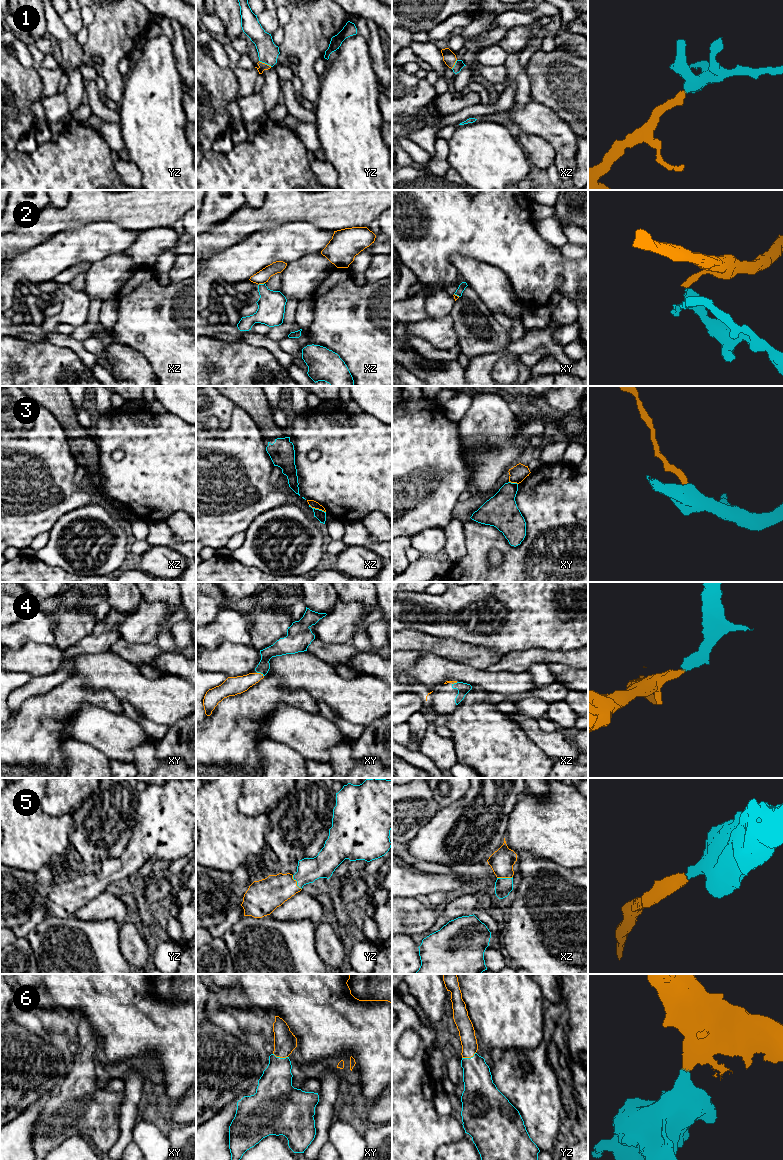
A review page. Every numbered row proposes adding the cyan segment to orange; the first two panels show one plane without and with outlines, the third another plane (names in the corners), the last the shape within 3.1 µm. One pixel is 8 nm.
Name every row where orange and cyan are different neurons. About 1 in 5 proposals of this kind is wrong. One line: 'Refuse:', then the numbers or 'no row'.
Refuse: 2, 3

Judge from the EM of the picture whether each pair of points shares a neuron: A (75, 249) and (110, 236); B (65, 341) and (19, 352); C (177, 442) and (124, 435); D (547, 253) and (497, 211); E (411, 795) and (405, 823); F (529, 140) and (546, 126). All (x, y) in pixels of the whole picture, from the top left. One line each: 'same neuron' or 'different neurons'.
A: same neuron
B: different neurons
C: same neuron
D: same neuron
E: same neuron
F: different neurons

